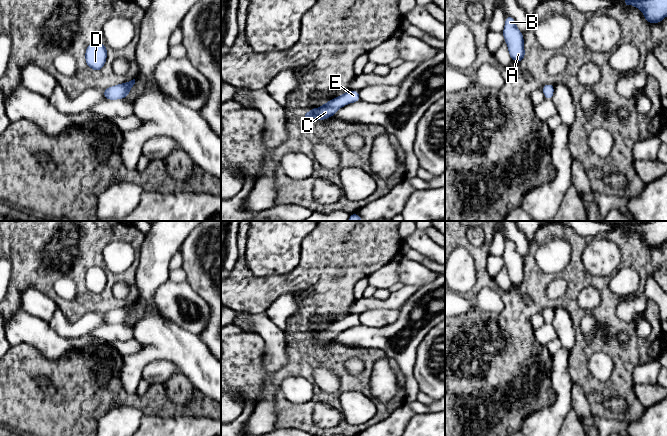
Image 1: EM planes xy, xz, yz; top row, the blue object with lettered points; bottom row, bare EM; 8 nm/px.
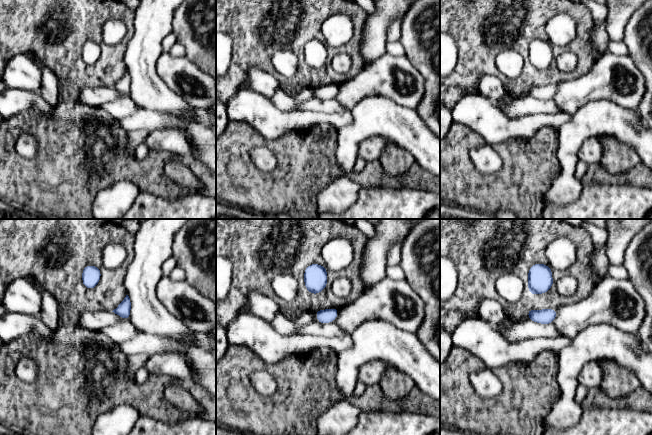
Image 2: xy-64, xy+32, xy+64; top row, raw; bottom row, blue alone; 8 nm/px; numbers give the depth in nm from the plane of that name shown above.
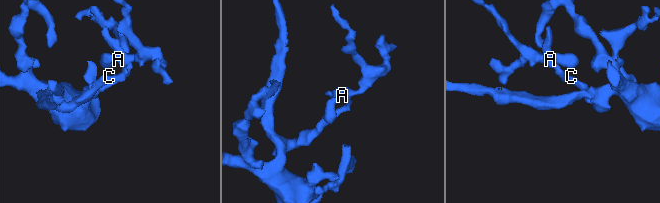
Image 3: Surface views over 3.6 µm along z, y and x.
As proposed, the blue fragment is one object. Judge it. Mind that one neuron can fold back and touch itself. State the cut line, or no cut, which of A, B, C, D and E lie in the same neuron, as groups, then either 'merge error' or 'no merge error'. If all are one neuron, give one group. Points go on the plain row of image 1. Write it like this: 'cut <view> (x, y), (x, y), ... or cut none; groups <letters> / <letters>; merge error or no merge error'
cut none; groups A B C D E; no merge error

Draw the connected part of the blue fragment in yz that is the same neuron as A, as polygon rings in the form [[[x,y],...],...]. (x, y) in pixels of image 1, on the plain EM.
[[[510,239],[505,241],[505,251],[502,258],[507,268],[510,283],[522,286],[525,283],[524,259],[517,252],[515,243]]]

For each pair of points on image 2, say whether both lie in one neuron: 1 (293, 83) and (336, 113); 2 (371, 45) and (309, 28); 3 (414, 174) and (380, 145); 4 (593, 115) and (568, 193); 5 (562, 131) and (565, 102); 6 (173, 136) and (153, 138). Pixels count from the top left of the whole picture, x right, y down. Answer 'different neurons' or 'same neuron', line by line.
1: different neurons
2: different neurons
3: different neurons
4: same neuron
5: different neurons
6: same neuron

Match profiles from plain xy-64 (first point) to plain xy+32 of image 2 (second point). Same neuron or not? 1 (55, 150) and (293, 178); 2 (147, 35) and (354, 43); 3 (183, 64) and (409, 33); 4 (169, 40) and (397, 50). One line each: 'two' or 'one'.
1: one
2: two
3: two
4: two

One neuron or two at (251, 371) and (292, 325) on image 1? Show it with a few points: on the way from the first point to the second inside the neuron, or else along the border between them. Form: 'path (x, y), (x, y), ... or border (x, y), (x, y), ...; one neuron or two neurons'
path (271, 376), (280, 375), (293, 363), (293, 345); one neuron

